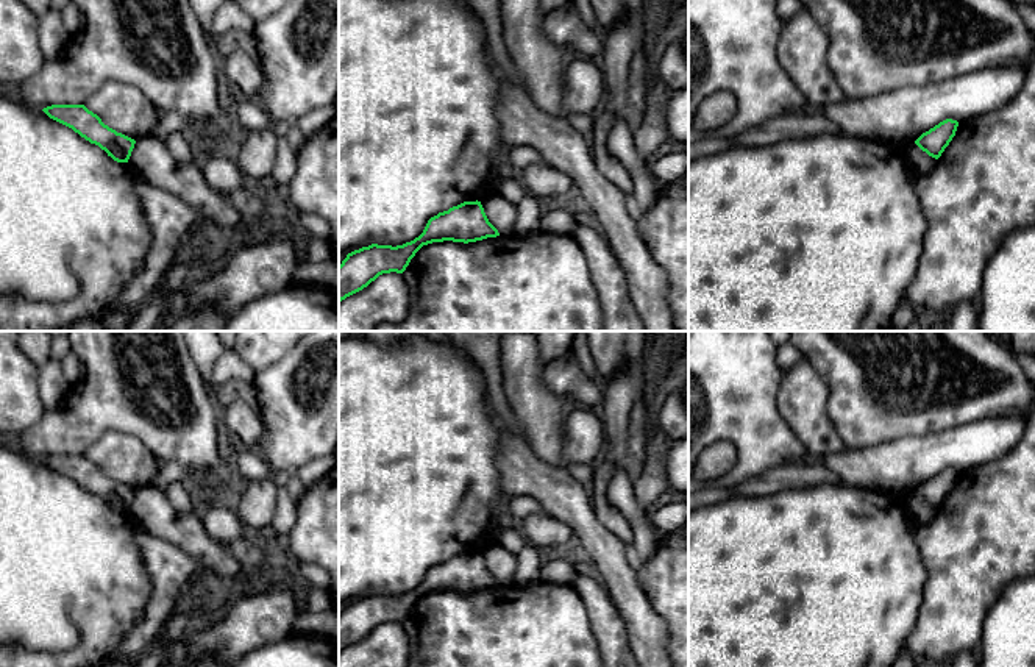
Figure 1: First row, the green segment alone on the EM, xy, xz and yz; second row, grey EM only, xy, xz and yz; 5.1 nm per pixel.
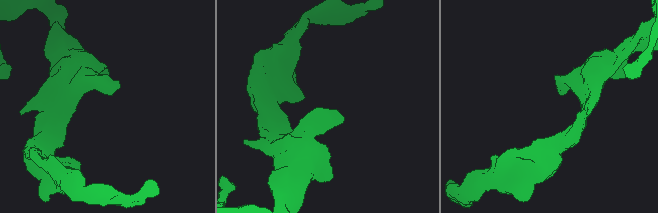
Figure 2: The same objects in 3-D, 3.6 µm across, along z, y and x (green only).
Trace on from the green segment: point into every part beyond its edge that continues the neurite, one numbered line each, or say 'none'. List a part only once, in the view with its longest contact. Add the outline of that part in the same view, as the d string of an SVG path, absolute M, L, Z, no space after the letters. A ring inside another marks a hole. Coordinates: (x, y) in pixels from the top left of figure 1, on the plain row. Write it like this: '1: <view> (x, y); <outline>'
none

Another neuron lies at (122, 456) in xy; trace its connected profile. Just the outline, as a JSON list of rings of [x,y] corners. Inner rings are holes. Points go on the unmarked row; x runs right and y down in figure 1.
[[[119,431],[105,433],[83,455],[105,475],[134,490],[153,486],[161,465],[136,436]]]

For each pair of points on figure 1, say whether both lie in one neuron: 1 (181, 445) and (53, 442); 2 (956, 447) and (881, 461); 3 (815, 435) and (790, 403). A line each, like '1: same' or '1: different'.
1: same
2: same
3: same

